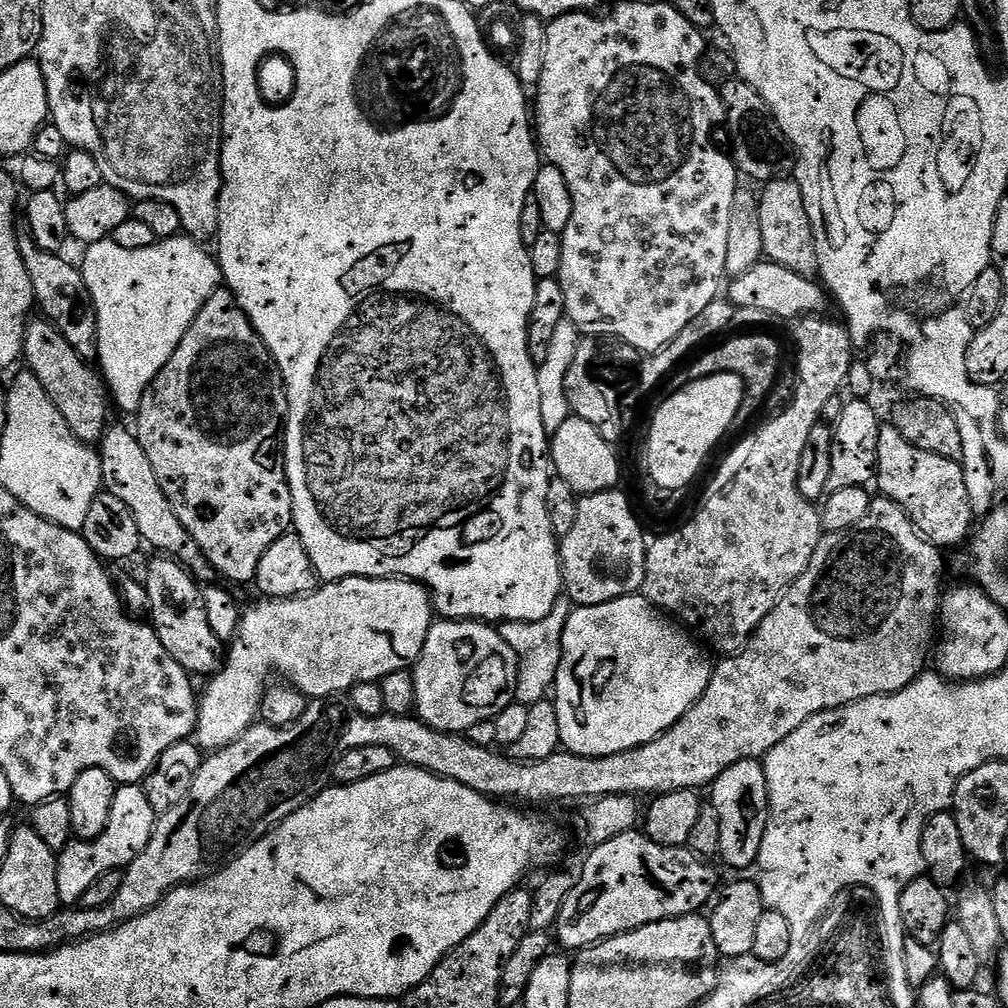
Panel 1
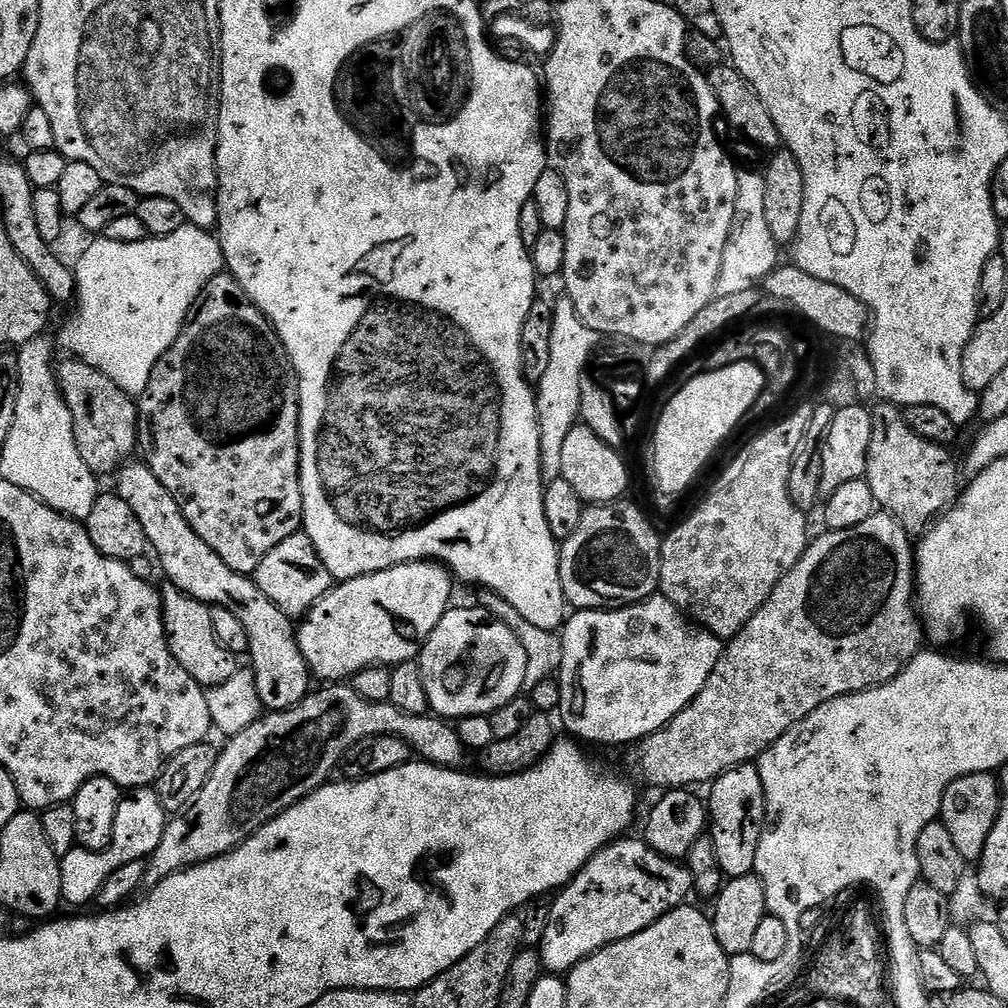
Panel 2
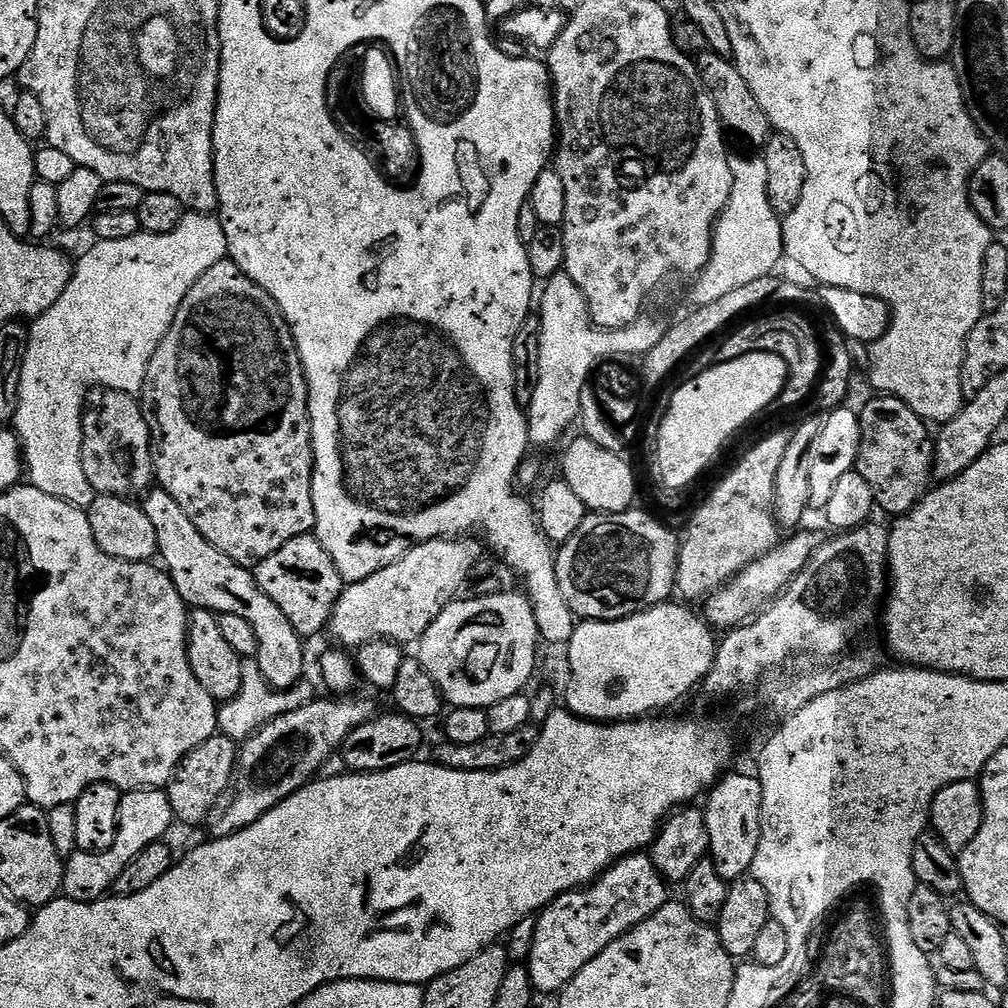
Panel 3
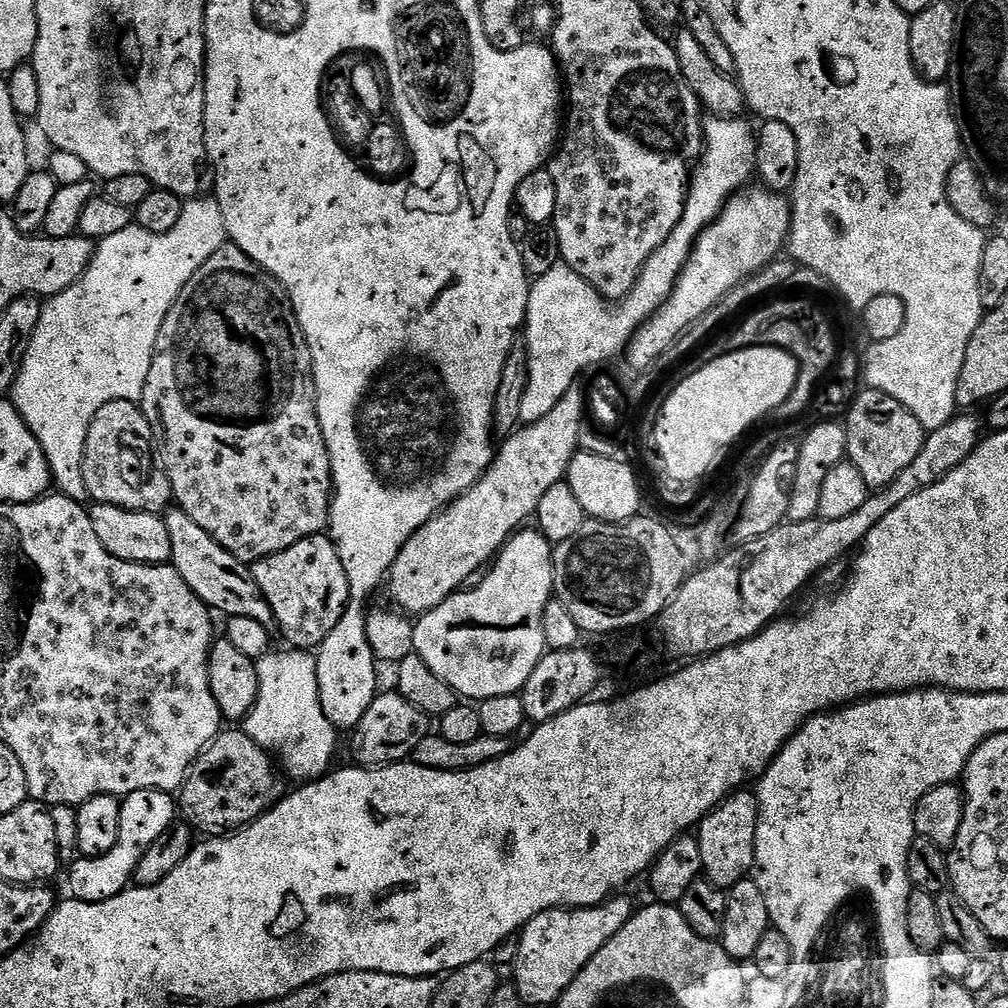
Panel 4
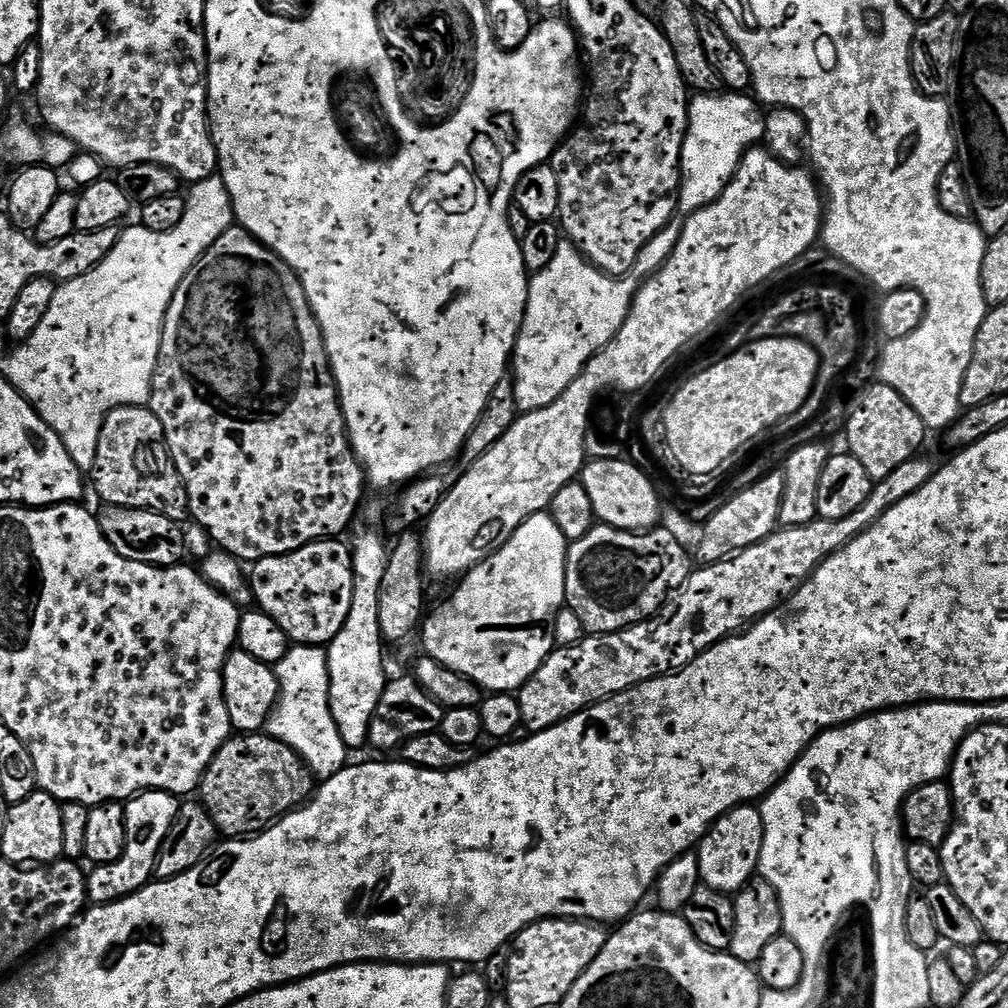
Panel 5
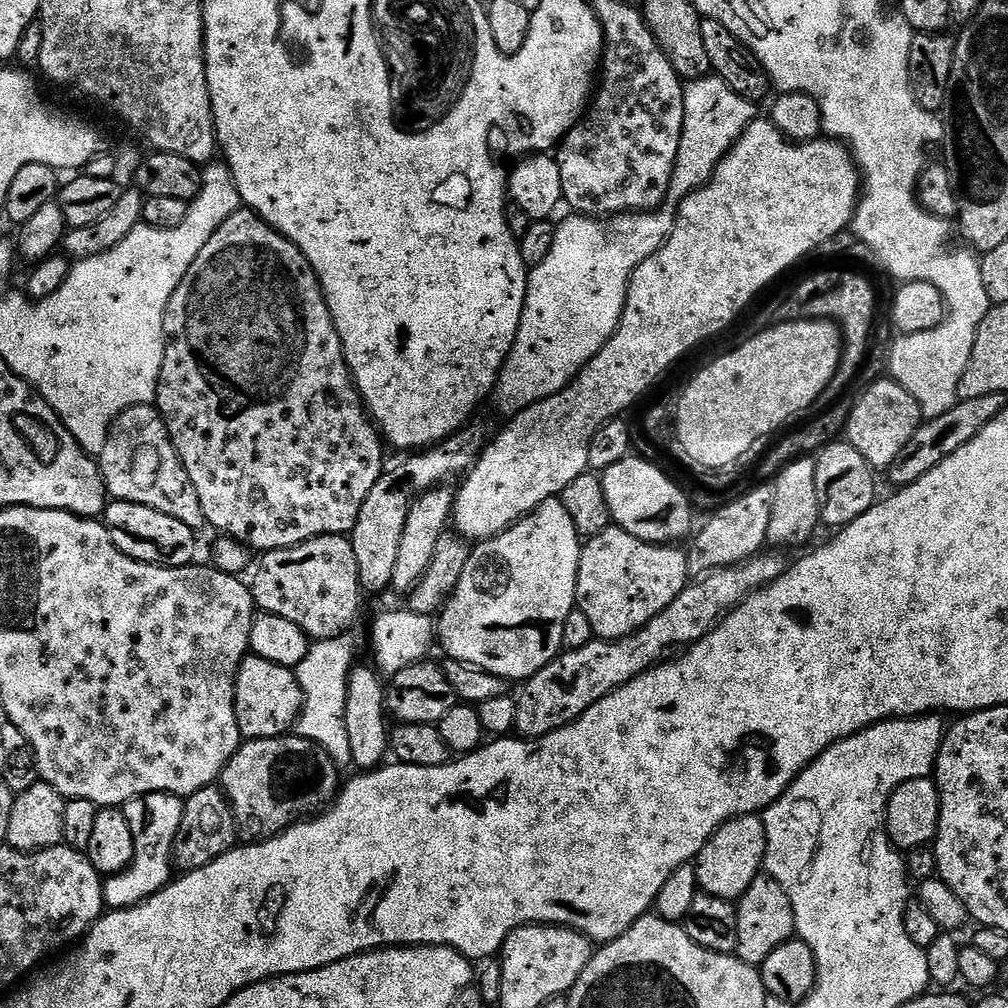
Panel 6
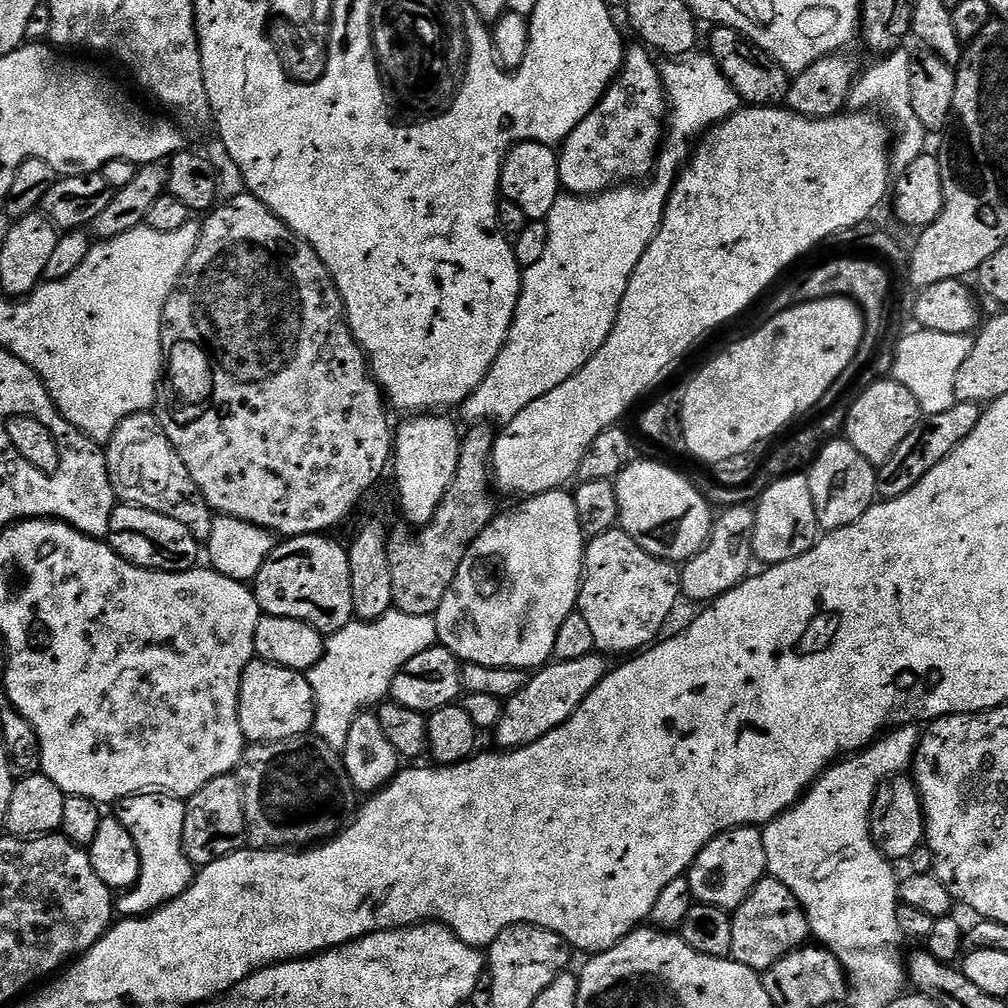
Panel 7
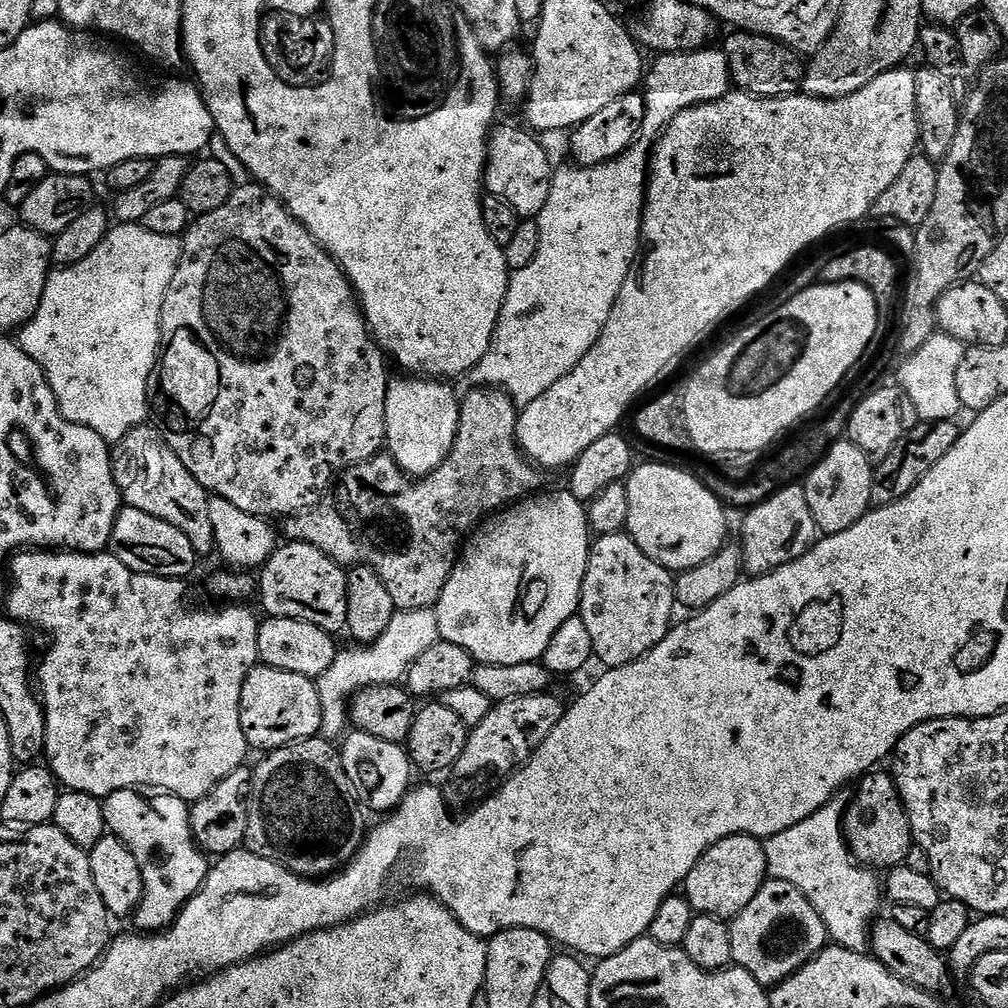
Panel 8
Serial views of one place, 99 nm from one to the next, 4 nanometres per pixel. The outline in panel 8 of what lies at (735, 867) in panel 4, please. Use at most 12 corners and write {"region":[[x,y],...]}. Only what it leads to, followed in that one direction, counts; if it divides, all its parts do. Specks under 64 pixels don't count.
{"region":[[727,836],[682,892],[693,913],[731,918],[767,879],[763,843]]}

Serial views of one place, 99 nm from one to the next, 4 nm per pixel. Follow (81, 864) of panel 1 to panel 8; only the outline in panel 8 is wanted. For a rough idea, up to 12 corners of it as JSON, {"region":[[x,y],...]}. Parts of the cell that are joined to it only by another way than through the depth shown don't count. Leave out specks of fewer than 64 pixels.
{"region":[[135,788],[103,797],[138,858],[144,897],[130,917],[163,932],[204,885],[182,798]]}

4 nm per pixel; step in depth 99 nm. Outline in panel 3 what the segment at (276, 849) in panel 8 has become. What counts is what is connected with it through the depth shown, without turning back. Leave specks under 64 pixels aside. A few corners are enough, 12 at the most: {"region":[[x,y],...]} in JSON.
{"region":[[217,734],[178,766],[173,817],[200,824],[233,787],[237,741]]}

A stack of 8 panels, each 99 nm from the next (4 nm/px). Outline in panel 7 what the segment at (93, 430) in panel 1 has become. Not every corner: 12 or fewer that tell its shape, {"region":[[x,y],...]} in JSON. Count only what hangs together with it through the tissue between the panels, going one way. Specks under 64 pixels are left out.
{"region":[[152,412],[106,455],[117,501],[208,541],[213,510]]}

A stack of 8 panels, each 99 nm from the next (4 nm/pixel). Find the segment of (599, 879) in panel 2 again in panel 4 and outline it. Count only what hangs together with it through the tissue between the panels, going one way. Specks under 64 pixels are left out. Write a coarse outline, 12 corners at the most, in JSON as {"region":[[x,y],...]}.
{"region":[[628,894],[551,908],[518,936],[525,1005],[555,1005],[630,922]]}

